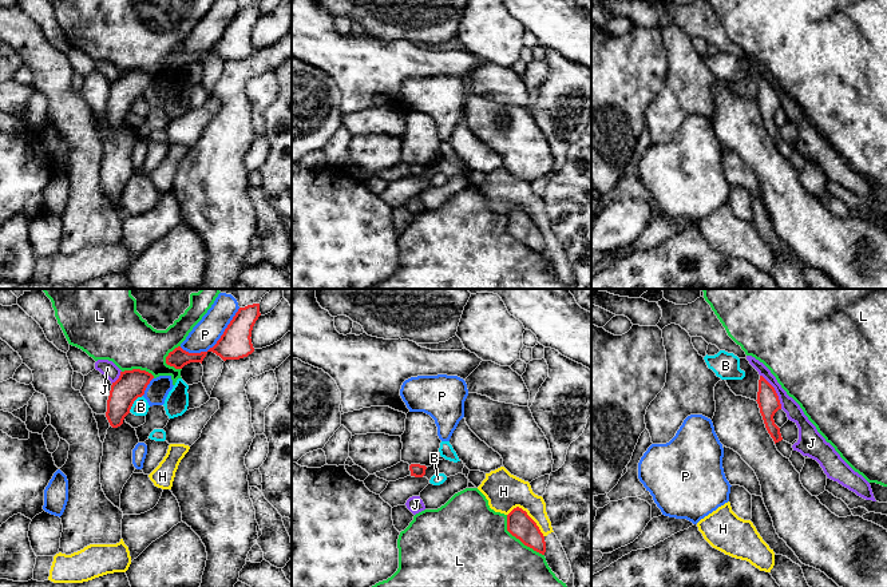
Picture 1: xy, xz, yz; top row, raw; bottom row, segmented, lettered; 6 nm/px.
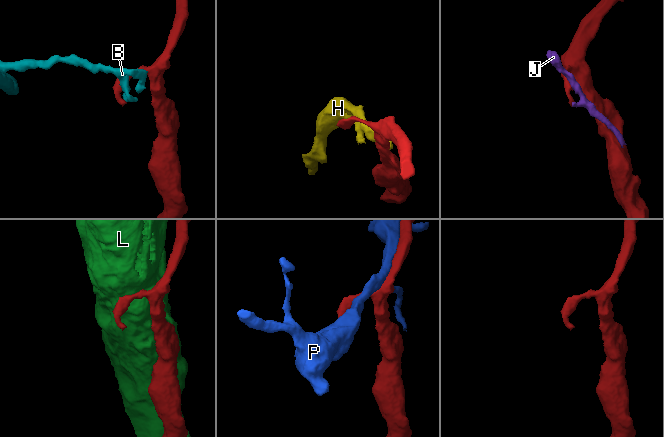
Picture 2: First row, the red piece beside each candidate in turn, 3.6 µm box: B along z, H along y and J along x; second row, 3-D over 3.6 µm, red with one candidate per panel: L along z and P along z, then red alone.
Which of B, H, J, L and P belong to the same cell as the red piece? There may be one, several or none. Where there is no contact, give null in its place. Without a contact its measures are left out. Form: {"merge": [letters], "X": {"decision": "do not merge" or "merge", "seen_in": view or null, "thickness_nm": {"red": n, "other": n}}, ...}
{"merge": [], "B": {"decision": "do not merge", "seen_in": "xy", "thickness_nm": {"red": 180, "other": 100}}, "H": {"decision": "do not merge", "seen_in": "xz", "thickness_nm": {"red": 160, "other": 220}}, "J": {"decision": "do not merge", "seen_in": "yz", "thickness_nm": {"red": 130, "other": 100}}, "L": {"decision": "do not merge", "seen_in": "xz", "thickness_nm": {"red": 160, "other": 420}}, "P": {"decision": "do not merge", "seen_in": "xy", "thickness_nm": {"red": 190, "other": 160}}}

